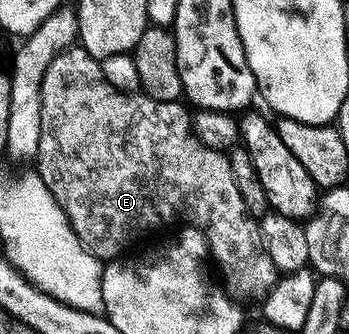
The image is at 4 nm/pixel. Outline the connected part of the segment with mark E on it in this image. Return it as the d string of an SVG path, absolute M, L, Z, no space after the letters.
M73 45L66 48L54 61L50 61L50 69L46 69L46 77L42 77L42 129L38 133L38 149L34 156L34 170L42 177L46 189L58 201L62 213L70 221L74 233L82 241L82 245L91 255L95 255L101 261L111 261L119 259L125 254L124 251L139 235L144 235L147 231L156 231L163 223L168 223L171 219L181 219L181 224L196 227L206 237L208 250L211 258L220 266L219 278L222 286L233 299L245 301L244 299L256 299L263 301L270 293L270 289L275 285L278 272L274 261L270 261L270 253L264 248L264 235L260 232L260 224L257 216L251 215L246 207L246 201L242 199L242 193L238 191L238 185L232 172L231 158L221 148L211 147L200 140L194 130L194 119L189 108L183 102L167 103L166 101L154 101L149 95L143 93L133 93L130 91L120 91L106 77L100 68L100 59L92 56L80 45Z

